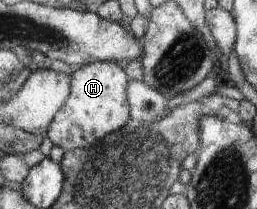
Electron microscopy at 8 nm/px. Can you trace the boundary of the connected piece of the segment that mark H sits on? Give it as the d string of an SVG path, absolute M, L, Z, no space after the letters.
M115 61L87 63L83 67L74 68L71 77L71 96L64 108L56 114L46 134L46 137L53 142L53 146L63 148L65 152L91 147L111 133L124 129L125 123L129 122L127 75Z

